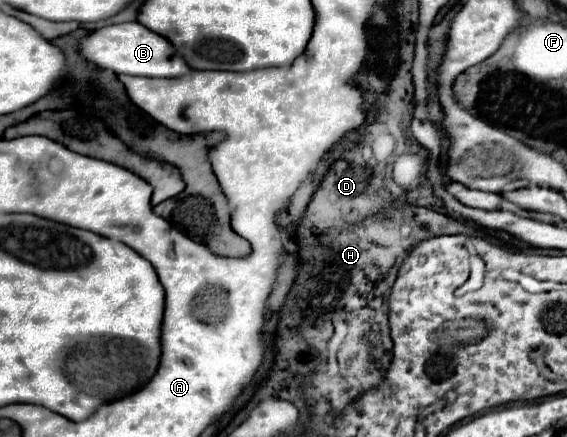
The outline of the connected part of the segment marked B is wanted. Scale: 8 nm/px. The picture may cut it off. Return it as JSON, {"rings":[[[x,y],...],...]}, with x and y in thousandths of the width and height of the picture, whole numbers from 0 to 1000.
{"rings":[[[208,53],[169,66],[162,80],[145,89],[141,98],[145,126],[169,144],[173,153],[198,158],[201,167],[240,172],[240,176],[286,176],[286,181],[310,181],[332,172],[335,149],[307,117],[307,108],[293,94],[293,85],[257,66],[247,53]]]}

